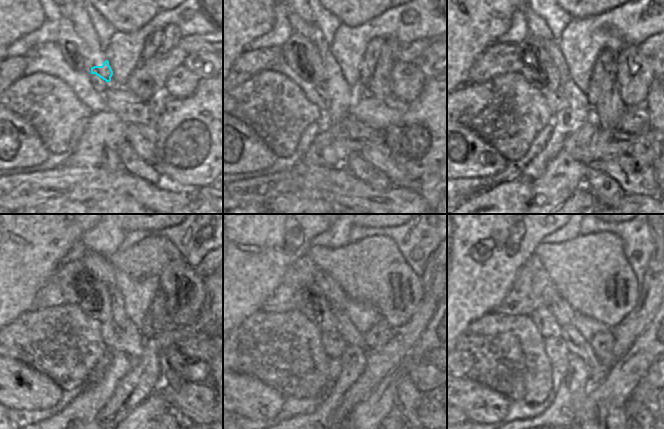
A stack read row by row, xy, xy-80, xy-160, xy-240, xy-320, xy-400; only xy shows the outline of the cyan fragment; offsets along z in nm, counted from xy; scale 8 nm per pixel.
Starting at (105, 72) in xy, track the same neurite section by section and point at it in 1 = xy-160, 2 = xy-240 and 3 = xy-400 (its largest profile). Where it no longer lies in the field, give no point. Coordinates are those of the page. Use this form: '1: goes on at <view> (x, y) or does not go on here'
1: goes on at xy-160 (573, 113)
2: goes on at xy-240 (79, 417)
3: goes on at xy-400 (572, 417)

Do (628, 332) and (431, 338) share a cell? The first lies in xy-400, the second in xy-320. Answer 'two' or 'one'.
two

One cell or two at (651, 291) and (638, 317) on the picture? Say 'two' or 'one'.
one

